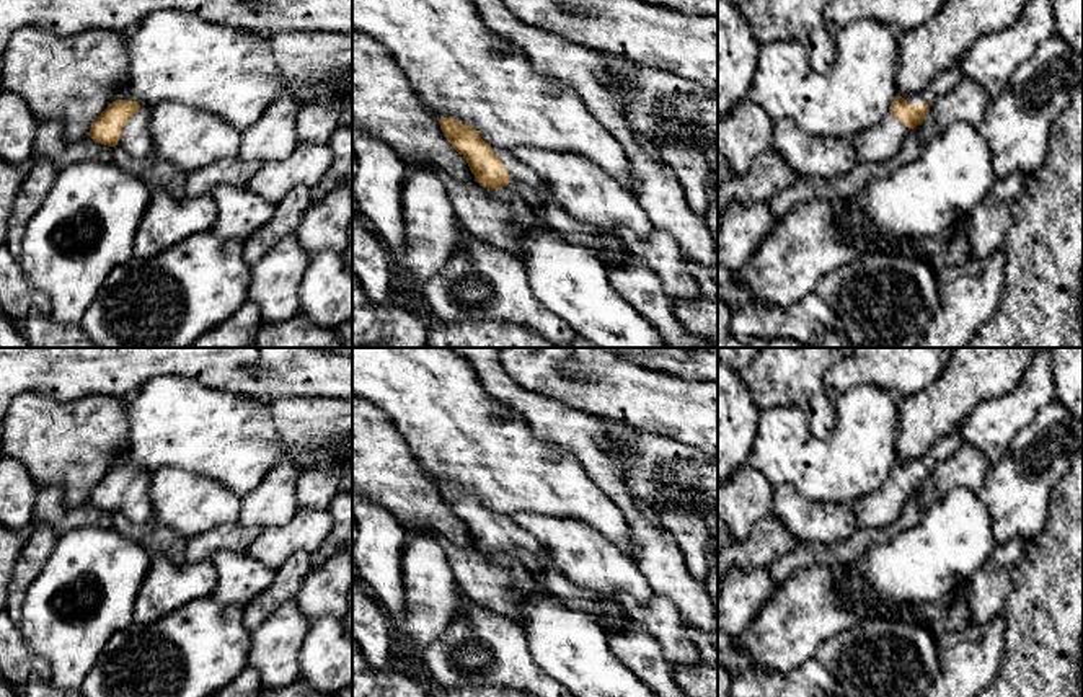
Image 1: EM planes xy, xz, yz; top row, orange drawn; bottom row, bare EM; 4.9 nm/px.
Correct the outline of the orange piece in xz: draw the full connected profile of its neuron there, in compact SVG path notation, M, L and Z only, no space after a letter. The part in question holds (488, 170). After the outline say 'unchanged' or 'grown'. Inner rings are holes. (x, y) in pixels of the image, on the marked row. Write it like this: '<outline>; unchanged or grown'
M437 118L437 121L481 186L497 191L502 186L519 184L532 188L542 199L551 198L538 175L517 160L511 150L491 149L476 129L452 118Z; grown

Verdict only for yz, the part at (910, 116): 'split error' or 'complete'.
split error

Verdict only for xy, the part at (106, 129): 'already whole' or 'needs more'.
needs more

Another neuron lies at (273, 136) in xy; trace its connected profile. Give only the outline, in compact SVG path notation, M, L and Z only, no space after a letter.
M295 96L276 98L256 122L241 132L236 157L258 163L287 158L300 144L297 135L300 108Z

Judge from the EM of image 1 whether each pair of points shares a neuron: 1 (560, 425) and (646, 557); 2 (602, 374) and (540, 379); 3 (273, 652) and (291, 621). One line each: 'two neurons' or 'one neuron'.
1: one neuron
2: one neuron
3: one neuron

